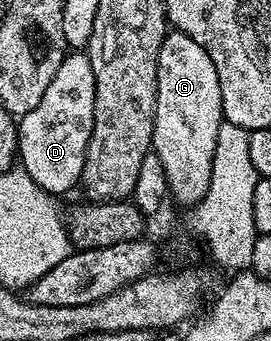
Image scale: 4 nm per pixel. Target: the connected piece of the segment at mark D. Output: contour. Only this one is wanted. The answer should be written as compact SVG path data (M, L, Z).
M65 53L54 80L46 88L42 100L35 108L30 108L18 122L18 162L25 172L44 191L53 196L64 194L67 190L77 189L82 168L86 160L86 148L90 144L90 132L94 128L94 68L90 68L87 53Z

